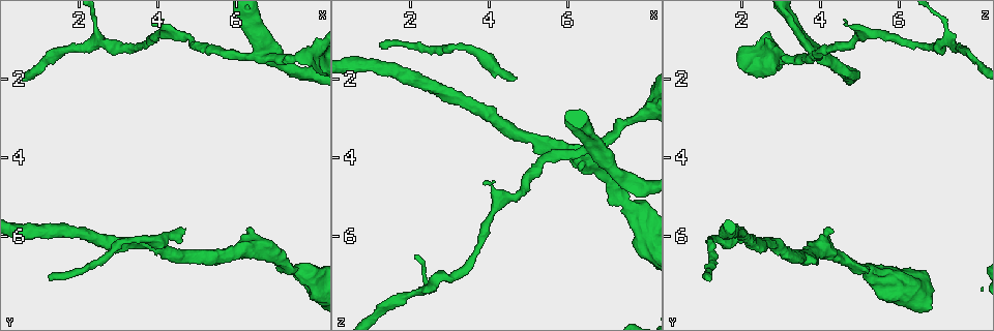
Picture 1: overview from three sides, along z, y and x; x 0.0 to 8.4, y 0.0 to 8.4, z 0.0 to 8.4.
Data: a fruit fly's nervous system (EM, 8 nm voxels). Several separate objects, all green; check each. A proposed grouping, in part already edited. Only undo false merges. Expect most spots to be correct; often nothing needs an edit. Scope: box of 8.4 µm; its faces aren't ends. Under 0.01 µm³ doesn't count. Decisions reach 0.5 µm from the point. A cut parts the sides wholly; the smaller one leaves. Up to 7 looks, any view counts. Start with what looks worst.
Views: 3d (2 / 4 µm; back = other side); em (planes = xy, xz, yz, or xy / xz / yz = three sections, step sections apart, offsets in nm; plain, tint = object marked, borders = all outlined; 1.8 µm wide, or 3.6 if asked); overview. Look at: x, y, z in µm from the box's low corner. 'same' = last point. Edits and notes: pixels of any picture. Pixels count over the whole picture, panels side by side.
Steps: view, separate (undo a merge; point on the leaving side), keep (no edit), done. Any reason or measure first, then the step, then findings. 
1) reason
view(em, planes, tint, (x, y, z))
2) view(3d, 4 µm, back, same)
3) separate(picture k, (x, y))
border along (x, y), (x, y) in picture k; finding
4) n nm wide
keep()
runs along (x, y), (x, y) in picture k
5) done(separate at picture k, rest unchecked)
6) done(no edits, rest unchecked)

abrupt turn
view(em, planes, plain, (6.70, 1.40, 3.85))

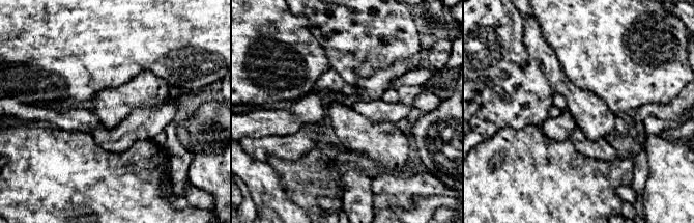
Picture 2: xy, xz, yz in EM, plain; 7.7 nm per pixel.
where the object lies
view(em, planes, tint, same)

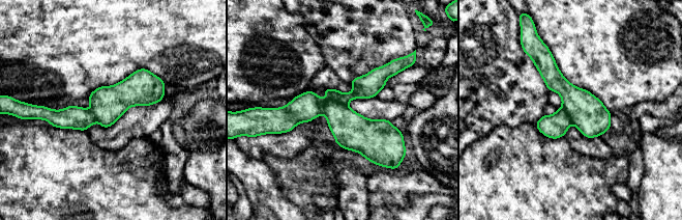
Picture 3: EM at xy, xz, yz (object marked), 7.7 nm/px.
separate(picture 3, (347, 126))
the part that leaves runs along (542, 59), (552, 76), (606, 127) in picture 3; two neurons meet here

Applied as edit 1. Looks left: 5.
thick turns thin
view(em, planes, plain, (3.75, 6.10, 1.35))

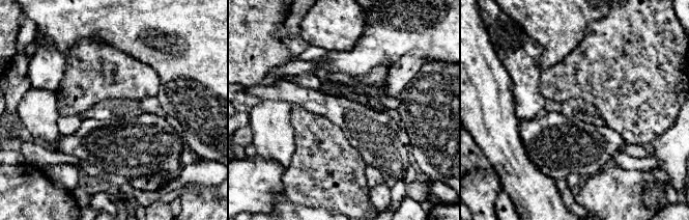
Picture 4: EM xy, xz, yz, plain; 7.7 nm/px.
with the object marked
view(em, planes, tint, same)

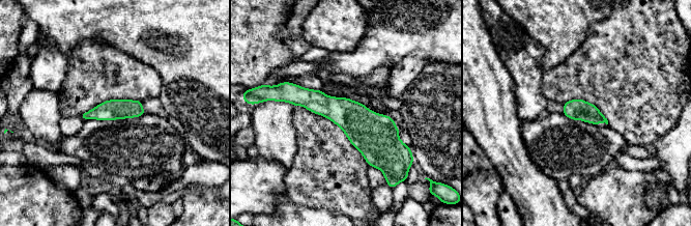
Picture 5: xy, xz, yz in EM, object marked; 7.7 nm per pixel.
keep()
runs along (286, 97), (399, 145) in picture 5; continuous, no second neuron

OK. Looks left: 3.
calibre changes
view(3d, 2 µm, (2.50, 1.05, 7.25))

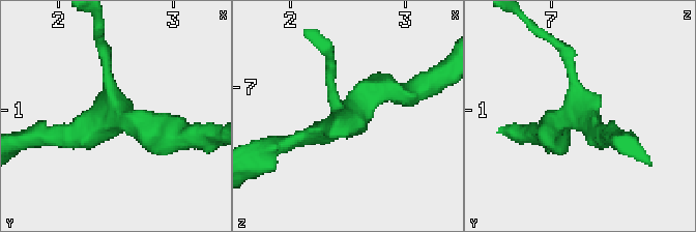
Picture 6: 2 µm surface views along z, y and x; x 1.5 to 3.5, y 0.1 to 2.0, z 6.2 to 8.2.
view(em, planes, tint, (2.52, 1.04, 7.24))

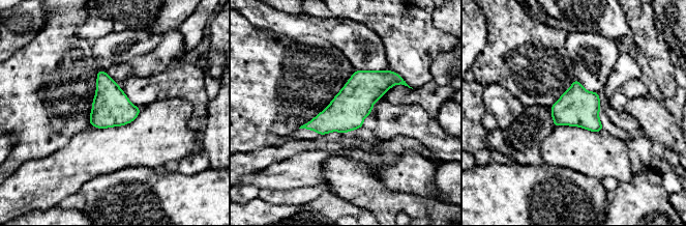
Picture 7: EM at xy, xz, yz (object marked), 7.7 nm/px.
300 nm wide
keep()
all the same neuron

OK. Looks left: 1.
done(separate at picture 3, rest unchecked)

